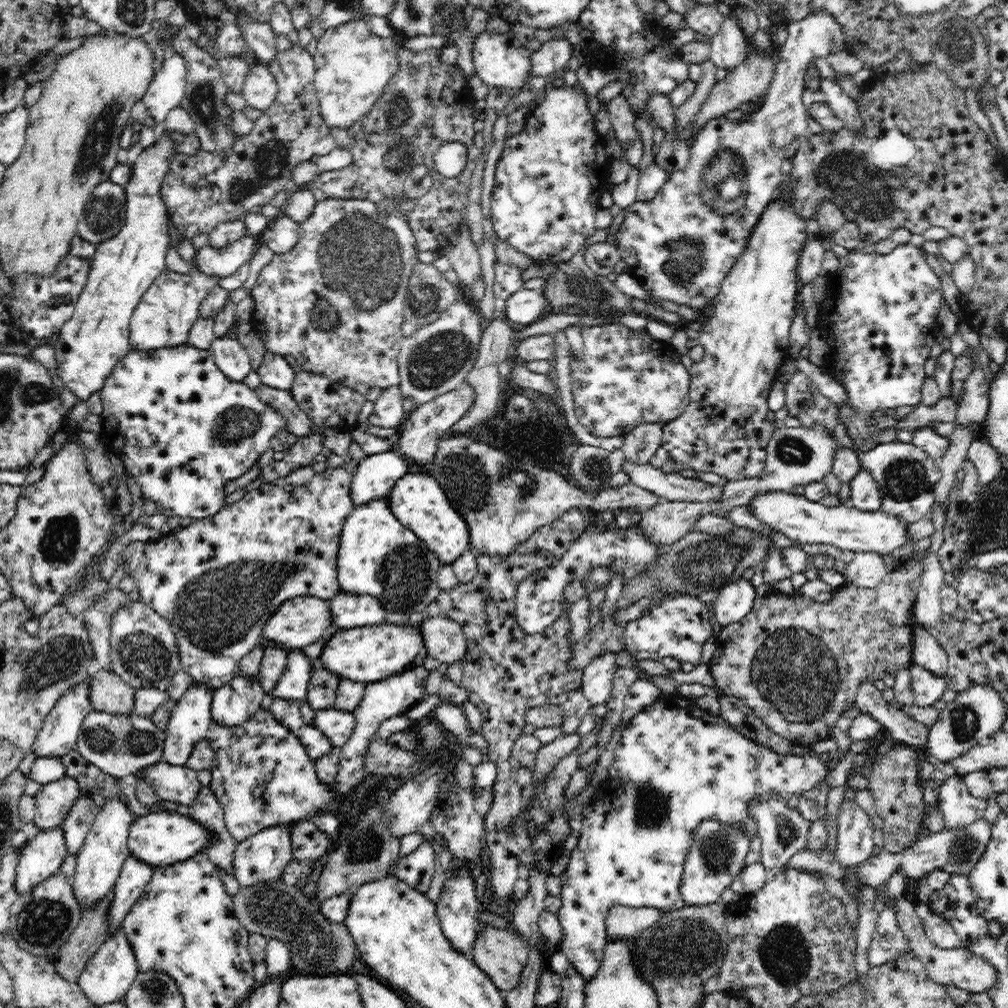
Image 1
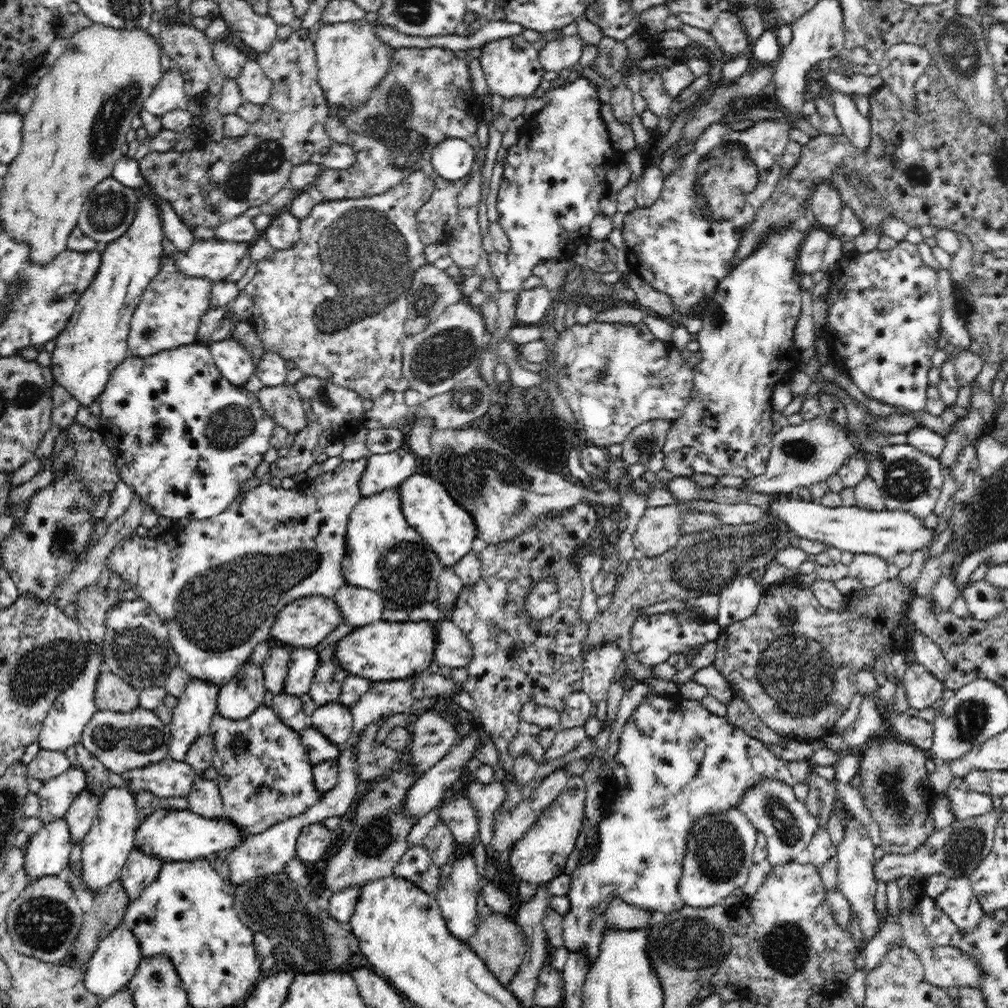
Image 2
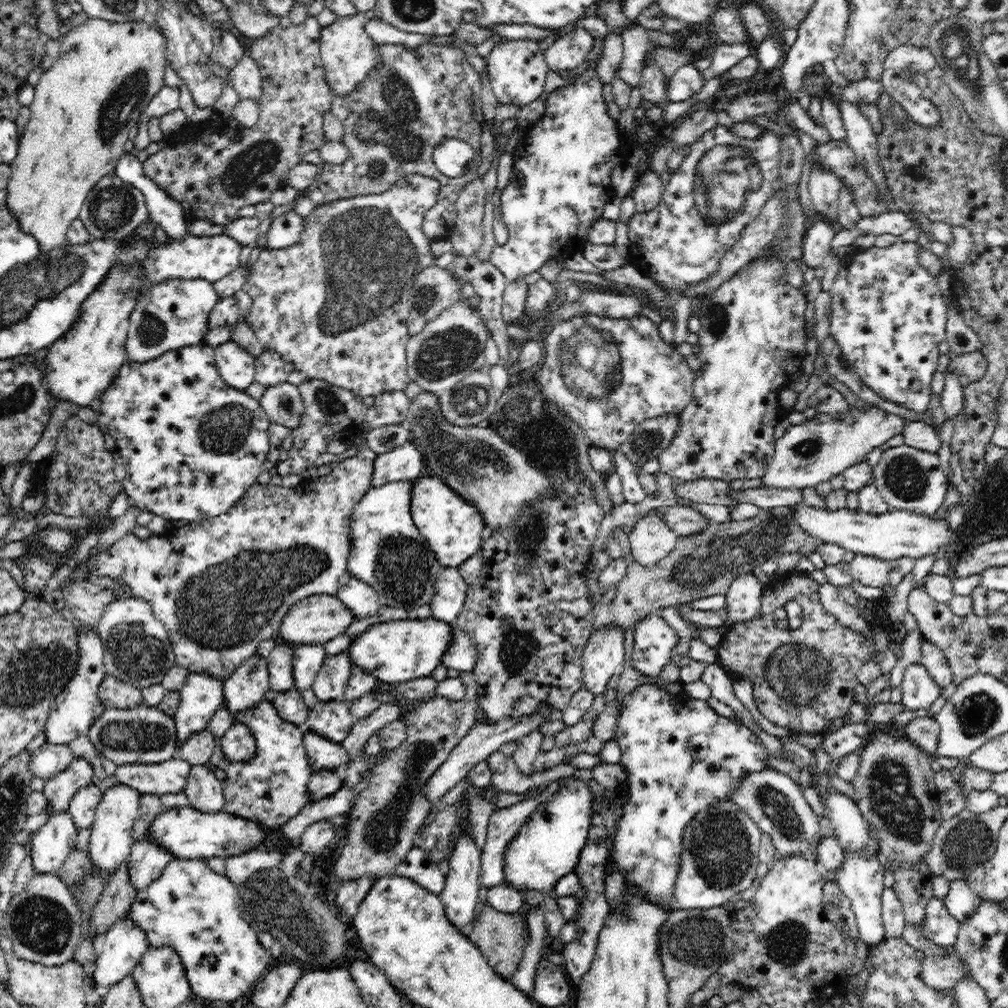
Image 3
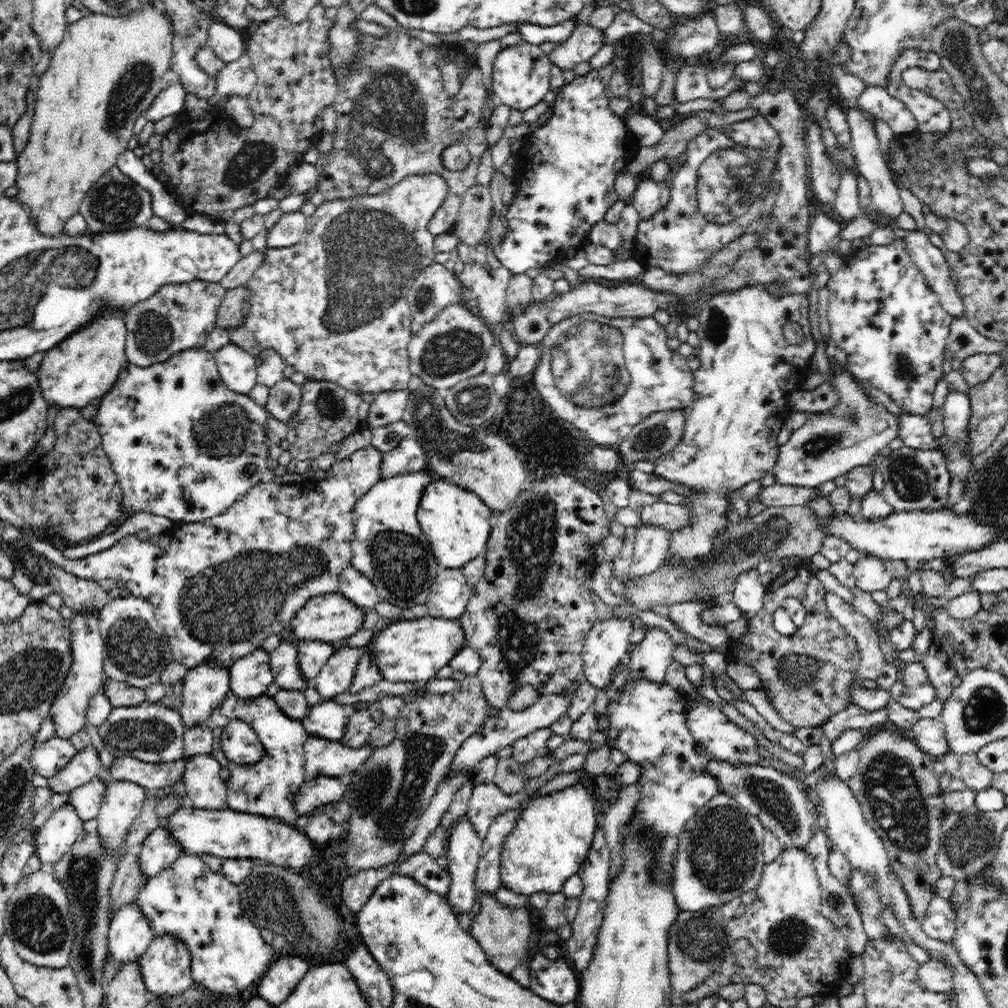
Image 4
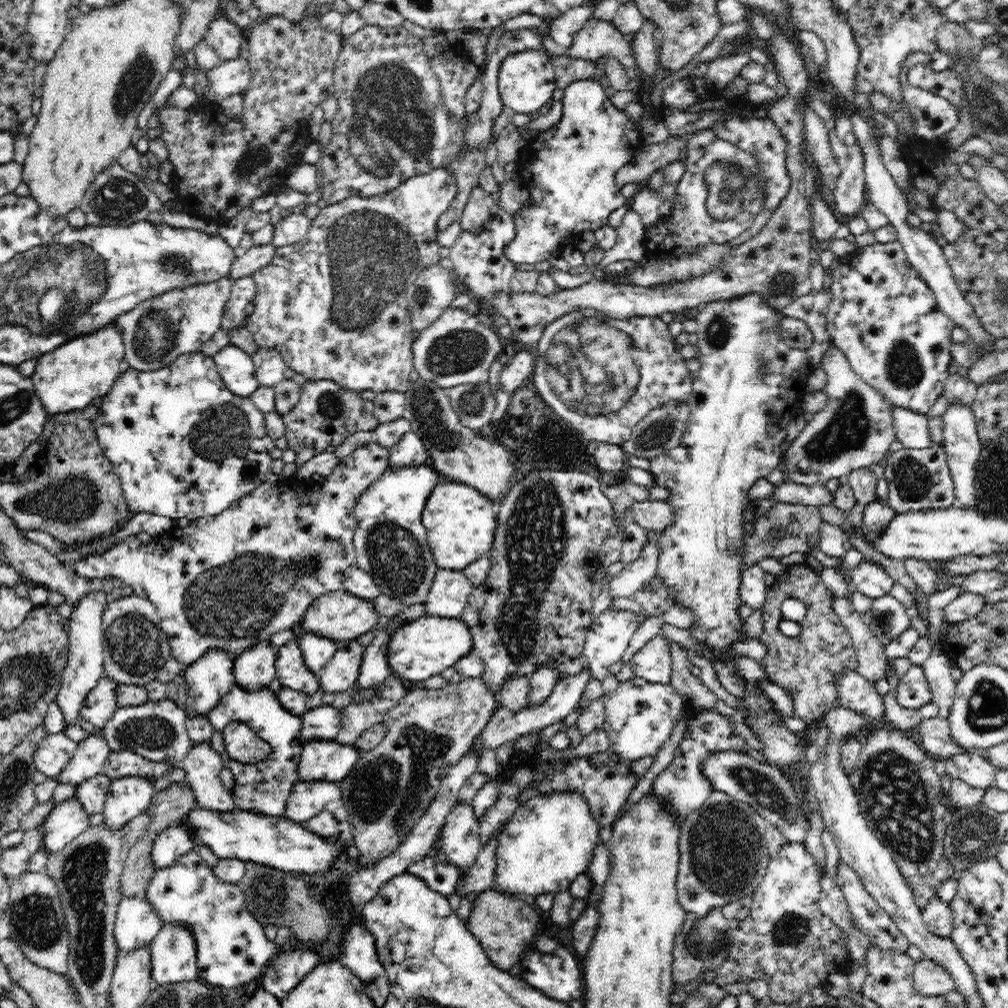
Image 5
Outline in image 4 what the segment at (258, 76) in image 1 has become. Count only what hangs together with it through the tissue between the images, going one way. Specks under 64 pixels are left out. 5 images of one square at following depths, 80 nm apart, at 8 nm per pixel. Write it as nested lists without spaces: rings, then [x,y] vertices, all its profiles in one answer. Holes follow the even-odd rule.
[[[245,54],[239,60],[226,64],[218,72],[216,83],[218,83],[218,97],[215,100],[216,102],[227,95],[247,98],[250,92],[254,92],[254,88],[258,84],[258,75],[254,71],[254,64],[251,57]]]

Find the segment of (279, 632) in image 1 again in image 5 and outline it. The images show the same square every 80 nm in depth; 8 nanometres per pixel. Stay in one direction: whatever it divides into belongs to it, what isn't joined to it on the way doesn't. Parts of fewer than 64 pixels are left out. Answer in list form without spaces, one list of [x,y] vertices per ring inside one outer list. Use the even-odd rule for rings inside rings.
[[[344,590],[330,591],[312,602],[297,626],[300,626],[299,630],[304,630],[304,633],[314,633],[314,635],[337,642],[356,639],[360,634],[372,630],[378,618],[379,615],[370,602],[351,596]]]

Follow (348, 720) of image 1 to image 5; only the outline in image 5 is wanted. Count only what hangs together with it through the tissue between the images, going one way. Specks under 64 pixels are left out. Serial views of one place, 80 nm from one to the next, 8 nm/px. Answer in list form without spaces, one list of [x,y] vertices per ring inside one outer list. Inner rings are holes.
[[[319,705],[301,717],[302,736],[307,741],[334,741],[341,729],[341,711],[332,705]]]

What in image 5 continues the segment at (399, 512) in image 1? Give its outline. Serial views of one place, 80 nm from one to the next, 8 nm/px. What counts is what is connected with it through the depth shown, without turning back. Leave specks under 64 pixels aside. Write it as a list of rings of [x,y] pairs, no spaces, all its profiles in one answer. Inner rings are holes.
[[[443,479],[436,484],[428,494],[421,519],[438,569],[462,571],[492,549],[496,533],[492,501],[464,483]]]

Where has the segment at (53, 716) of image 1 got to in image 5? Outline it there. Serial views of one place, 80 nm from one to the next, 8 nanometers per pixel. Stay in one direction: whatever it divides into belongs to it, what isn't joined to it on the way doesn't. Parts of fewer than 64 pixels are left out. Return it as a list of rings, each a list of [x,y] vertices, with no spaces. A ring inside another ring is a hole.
[[[102,590],[96,592],[96,594],[90,594],[84,600],[80,600],[80,604],[74,607],[72,616],[69,619],[68,666],[64,670],[61,688],[54,701],[58,705],[58,709],[62,711],[62,719],[64,719],[64,730],[62,730],[62,733],[68,727],[79,725],[80,711],[84,701],[105,675],[103,671],[104,630],[102,628],[102,616],[109,601],[108,595]]]

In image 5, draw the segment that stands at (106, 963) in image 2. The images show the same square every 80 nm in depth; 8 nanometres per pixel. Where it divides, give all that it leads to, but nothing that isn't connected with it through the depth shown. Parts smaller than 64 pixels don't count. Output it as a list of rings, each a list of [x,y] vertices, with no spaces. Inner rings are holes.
[[[120,899],[114,922],[114,939],[120,955],[148,947],[161,928],[160,916],[146,899]]]

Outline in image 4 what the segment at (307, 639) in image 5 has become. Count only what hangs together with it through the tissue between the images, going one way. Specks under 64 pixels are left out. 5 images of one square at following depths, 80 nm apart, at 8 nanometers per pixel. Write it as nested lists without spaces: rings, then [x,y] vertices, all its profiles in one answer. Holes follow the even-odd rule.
[[[307,640],[296,645],[298,664],[305,682],[312,683],[318,672],[325,666],[326,660],[334,654],[331,643]]]

